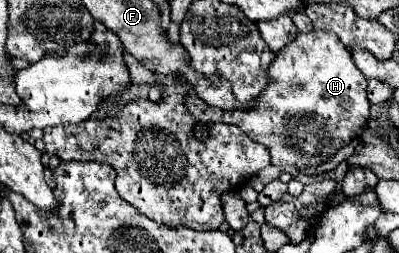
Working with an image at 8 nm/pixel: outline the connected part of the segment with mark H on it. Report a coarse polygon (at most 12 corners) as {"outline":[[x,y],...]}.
{"outline":[[299,33],[255,107],[187,97],[271,165],[313,169],[369,121],[367,79],[337,35]]}

